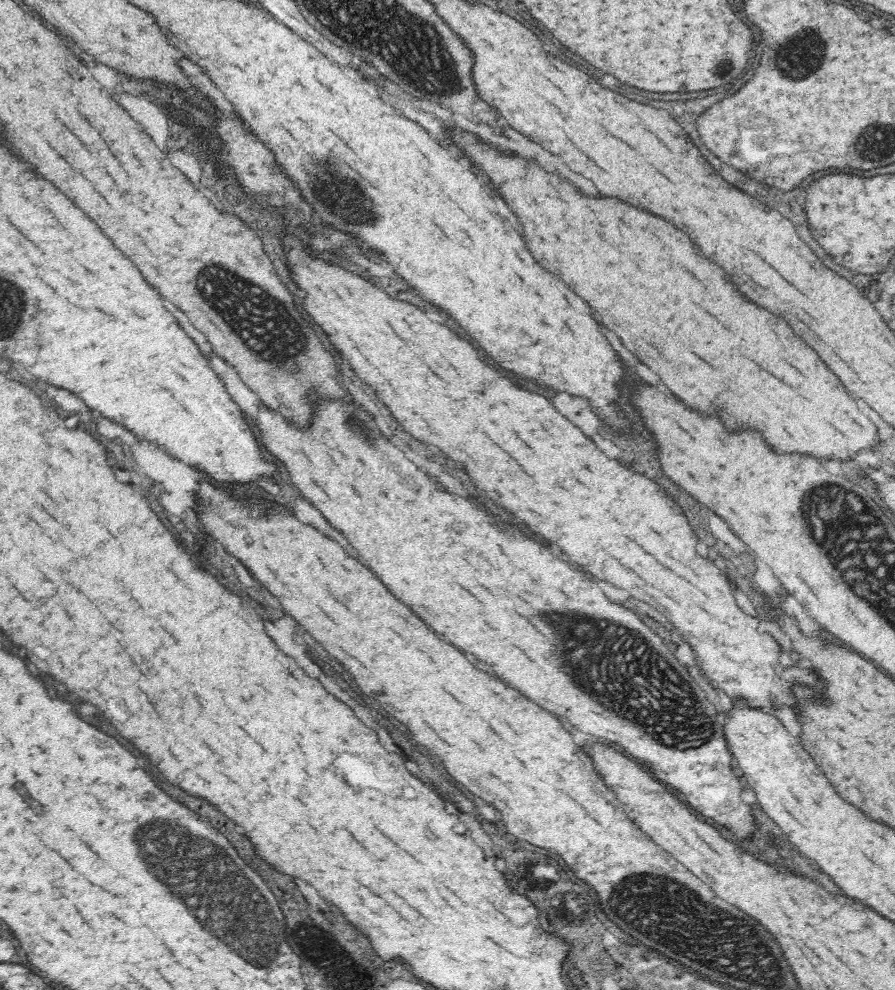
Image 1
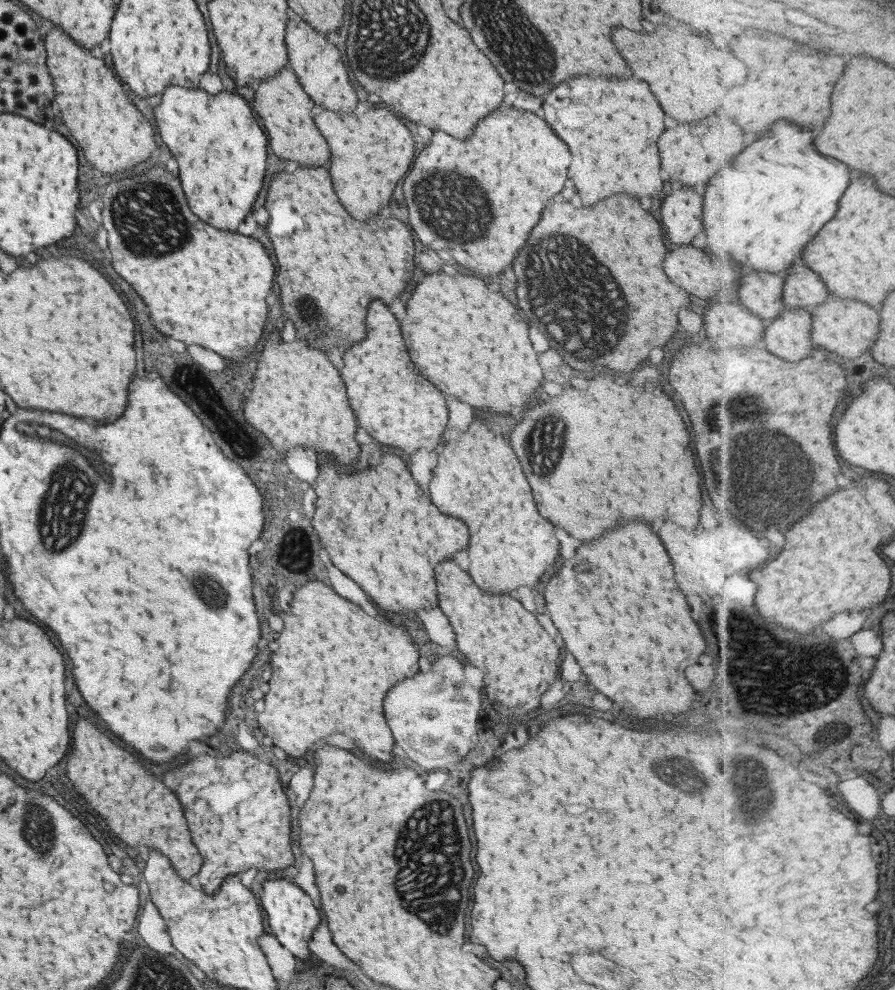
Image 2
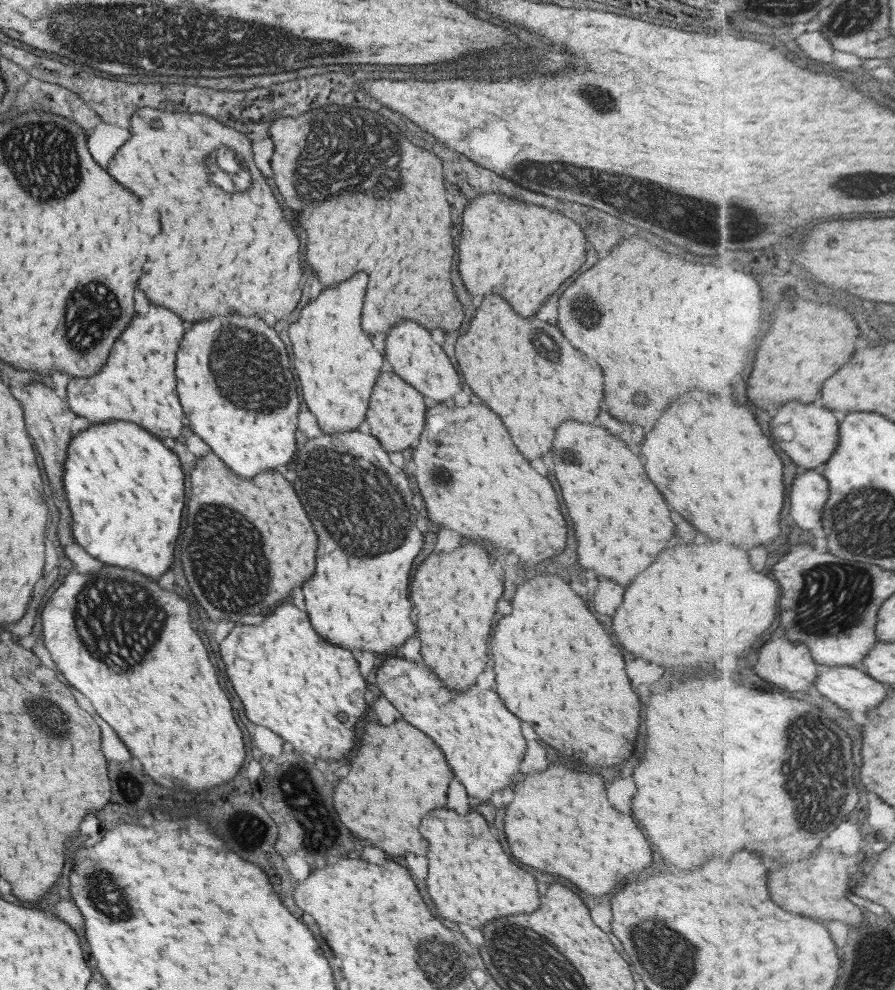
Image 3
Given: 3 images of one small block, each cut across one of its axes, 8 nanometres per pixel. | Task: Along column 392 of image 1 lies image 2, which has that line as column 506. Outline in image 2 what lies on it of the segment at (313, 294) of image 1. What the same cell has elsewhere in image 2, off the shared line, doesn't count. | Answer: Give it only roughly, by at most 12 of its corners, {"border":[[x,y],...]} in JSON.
{"border":[[425,276],[401,336],[421,376],[511,416],[541,382],[527,324],[481,280]]}

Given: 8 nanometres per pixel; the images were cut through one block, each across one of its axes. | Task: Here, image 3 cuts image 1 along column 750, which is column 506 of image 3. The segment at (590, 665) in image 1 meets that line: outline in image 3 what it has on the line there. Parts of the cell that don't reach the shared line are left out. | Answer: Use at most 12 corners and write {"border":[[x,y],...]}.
{"border":[[597,774],[515,784],[509,854],[595,898],[651,864]]}

